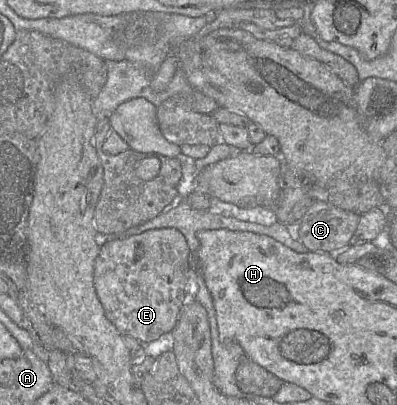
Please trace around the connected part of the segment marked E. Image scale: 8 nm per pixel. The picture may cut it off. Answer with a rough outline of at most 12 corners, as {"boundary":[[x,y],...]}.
{"boundary":[[176,228],[110,238],[94,287],[142,343],[172,332],[192,259]]}

